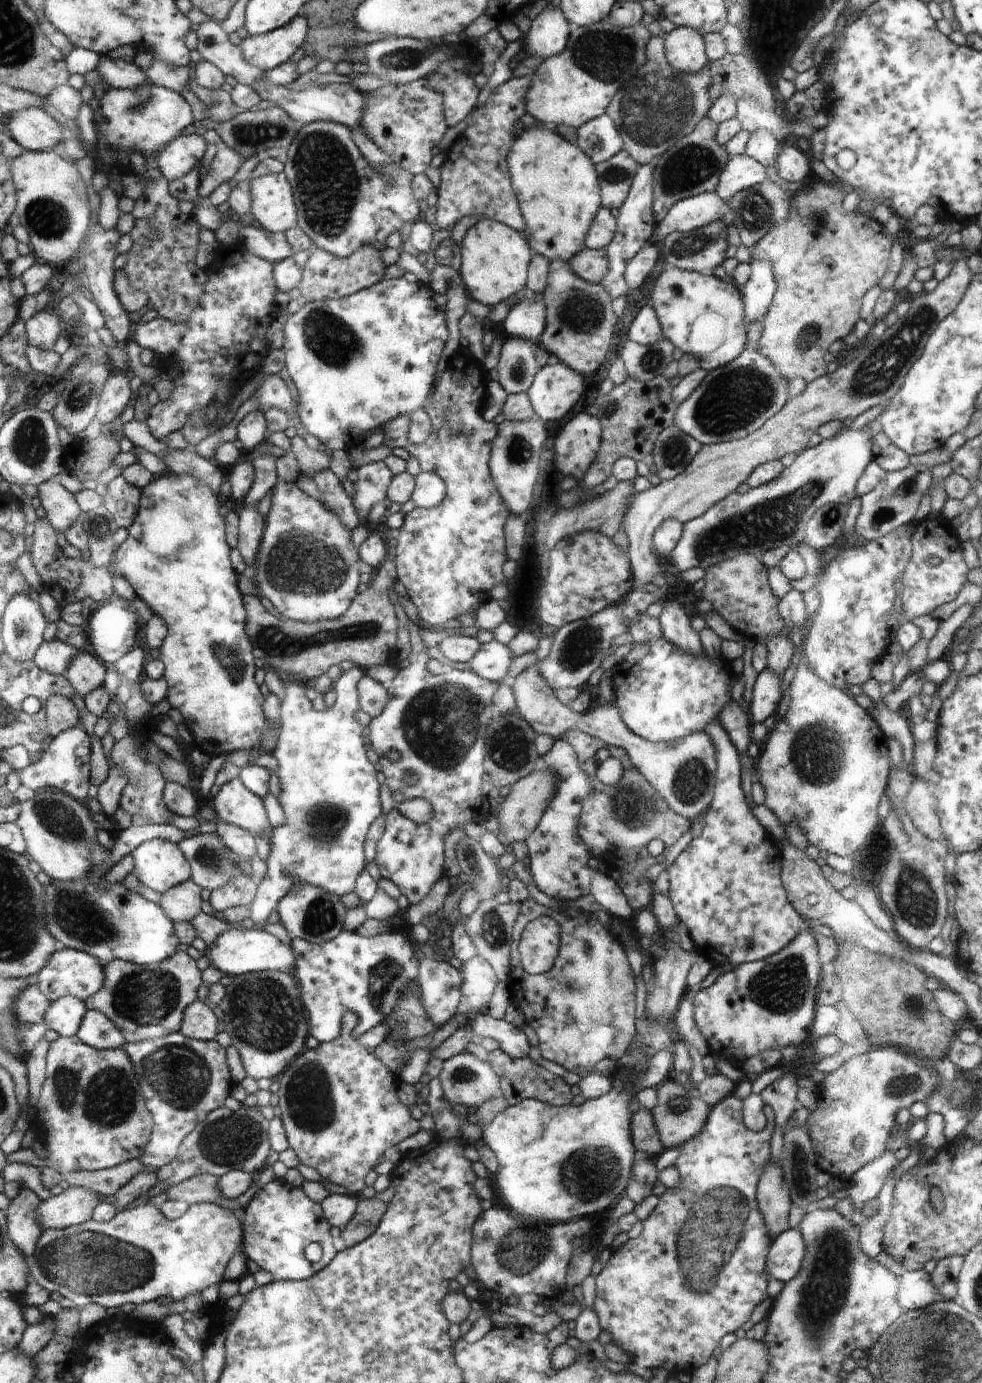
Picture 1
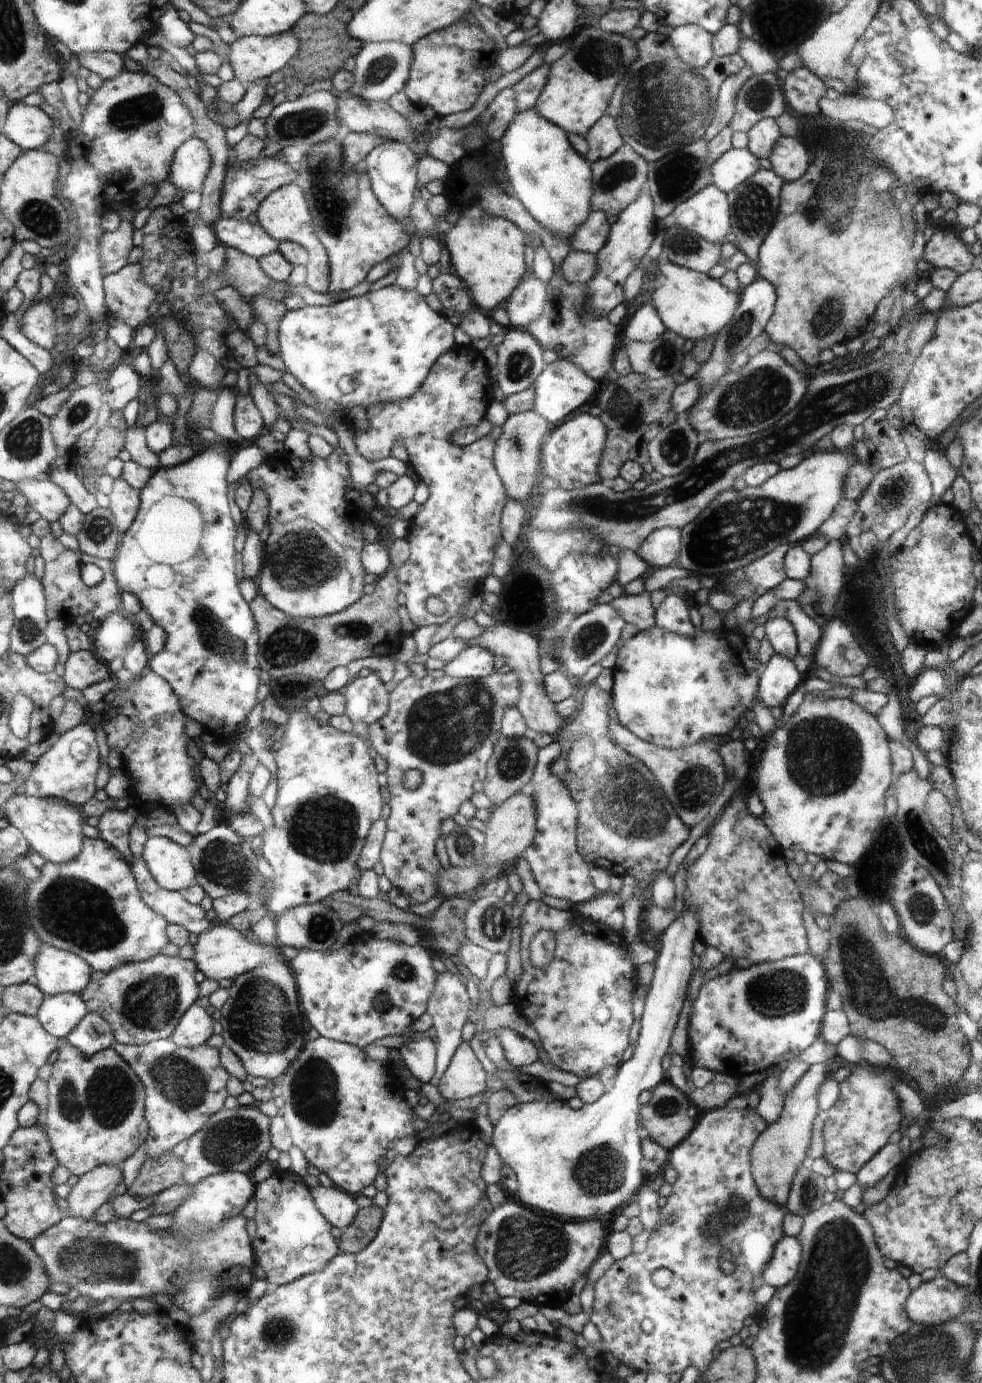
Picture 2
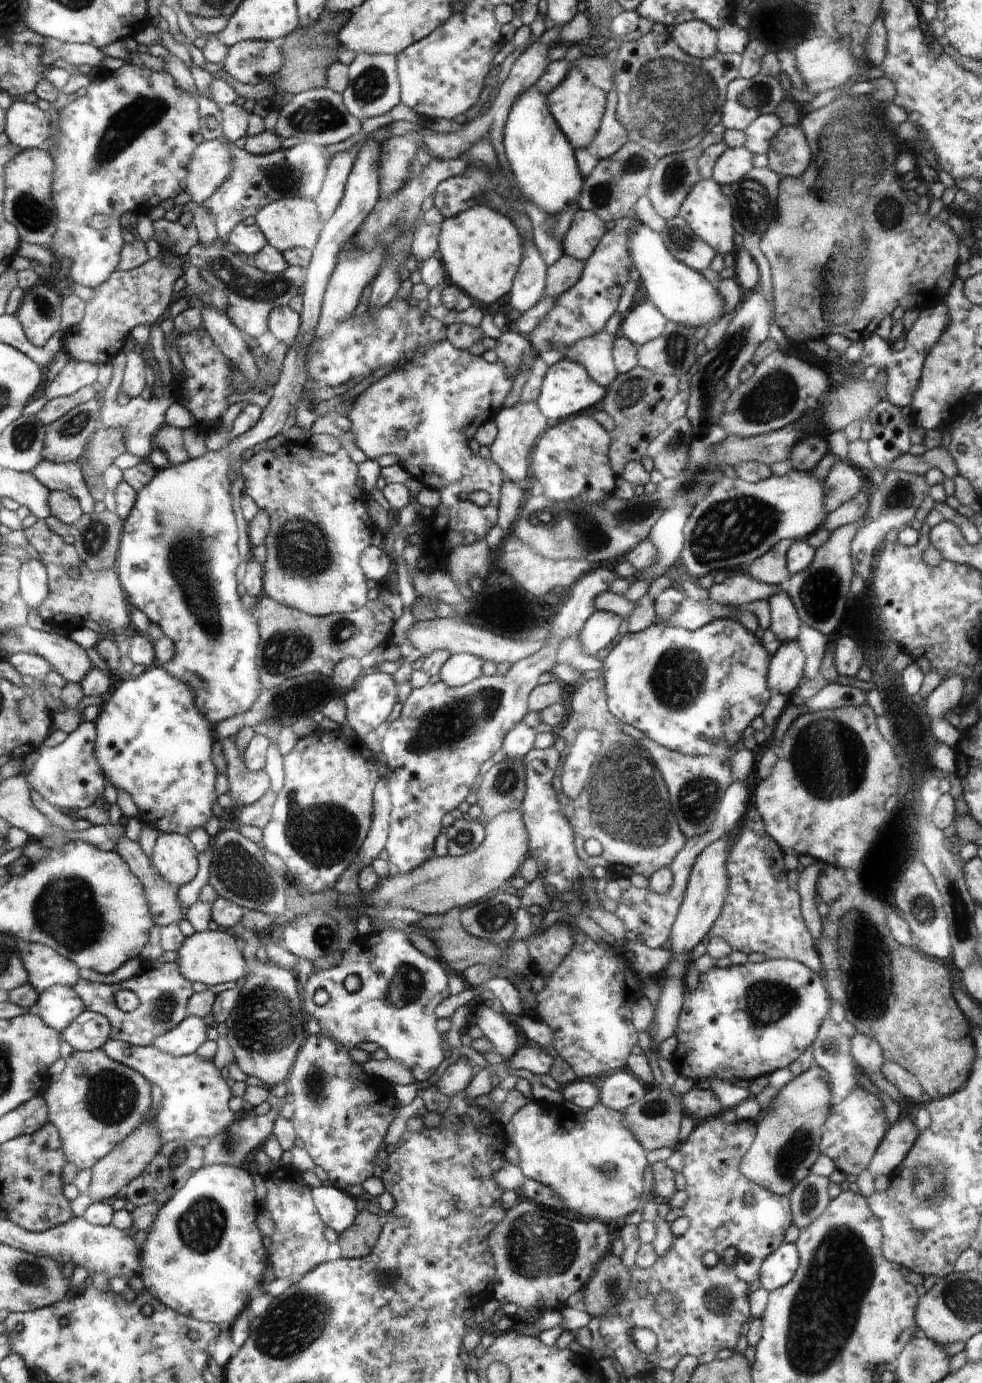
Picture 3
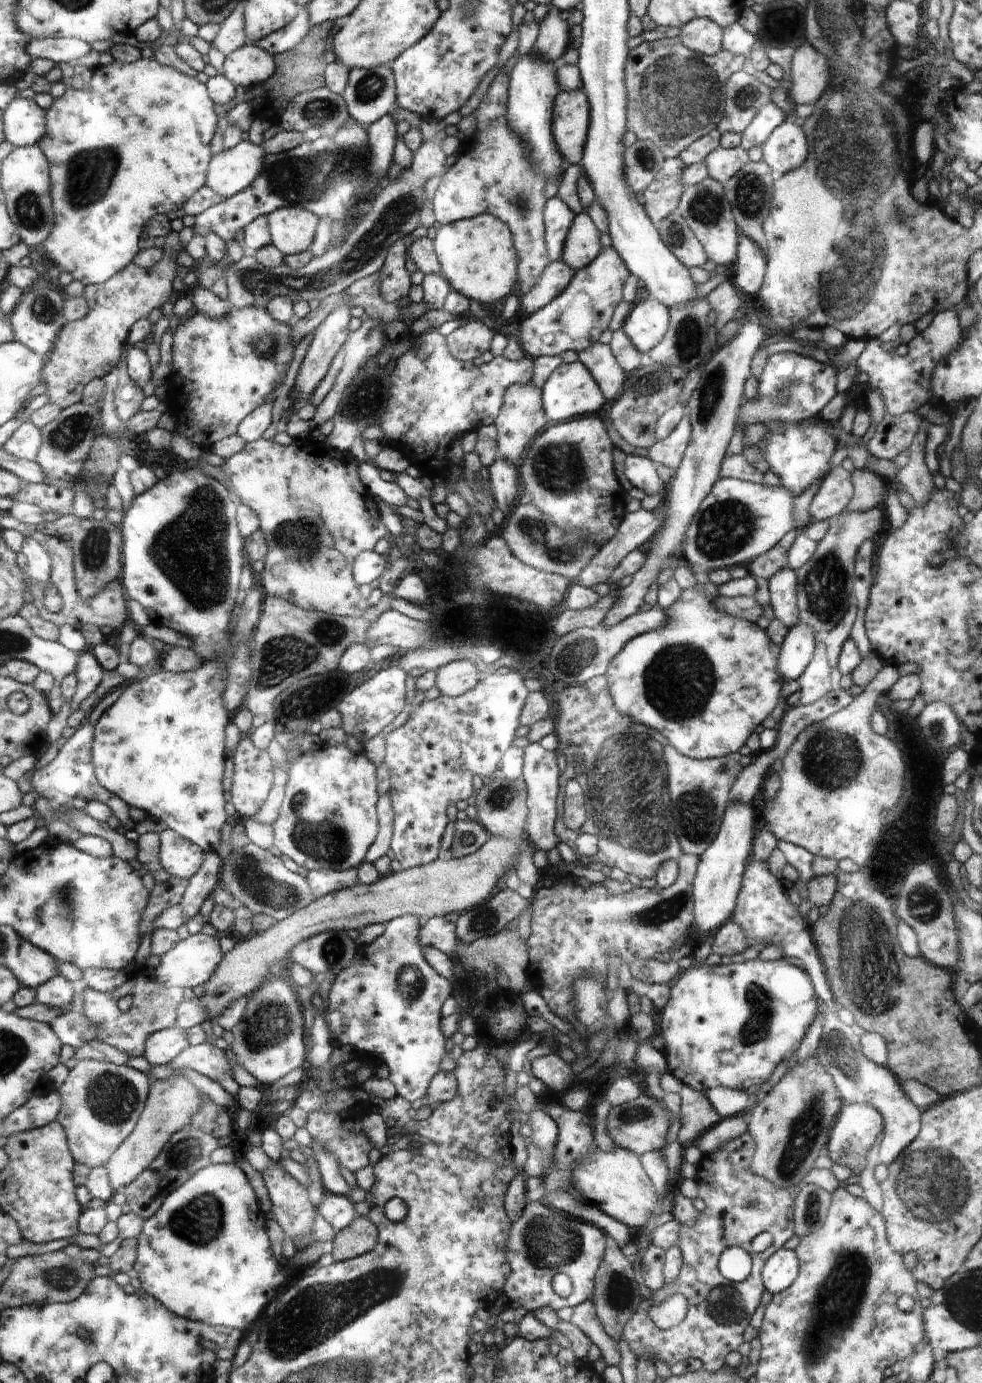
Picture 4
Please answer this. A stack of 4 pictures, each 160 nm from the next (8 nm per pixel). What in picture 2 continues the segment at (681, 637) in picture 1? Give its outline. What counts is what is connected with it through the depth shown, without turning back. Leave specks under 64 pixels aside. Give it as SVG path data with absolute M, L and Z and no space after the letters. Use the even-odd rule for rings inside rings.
M669 592L660 608L655 610L656 625L672 634L692 636L695 629L690 621L689 610L682 599Z

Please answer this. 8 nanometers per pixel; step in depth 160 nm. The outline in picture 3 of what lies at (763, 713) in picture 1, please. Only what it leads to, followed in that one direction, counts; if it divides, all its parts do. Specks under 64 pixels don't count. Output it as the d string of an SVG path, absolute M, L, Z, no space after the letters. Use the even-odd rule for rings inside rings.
M796 642L781 643L771 656L768 681L776 694L792 696L805 680L805 651Z

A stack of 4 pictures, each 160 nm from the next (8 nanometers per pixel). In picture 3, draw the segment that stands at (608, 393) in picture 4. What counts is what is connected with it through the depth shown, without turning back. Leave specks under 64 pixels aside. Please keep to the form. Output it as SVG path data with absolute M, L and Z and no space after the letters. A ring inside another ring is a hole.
M603 330L578 341L574 346L561 347L558 350L566 354L569 361L585 366L590 378L608 387L619 374L614 364L614 339L615 337Z

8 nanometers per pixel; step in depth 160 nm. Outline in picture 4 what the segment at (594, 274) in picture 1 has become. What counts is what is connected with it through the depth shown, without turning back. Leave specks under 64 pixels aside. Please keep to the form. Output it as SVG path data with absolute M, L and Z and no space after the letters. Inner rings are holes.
M561 260L548 266L536 288L526 294L520 294L522 308L532 314L554 300L567 286L574 271Z

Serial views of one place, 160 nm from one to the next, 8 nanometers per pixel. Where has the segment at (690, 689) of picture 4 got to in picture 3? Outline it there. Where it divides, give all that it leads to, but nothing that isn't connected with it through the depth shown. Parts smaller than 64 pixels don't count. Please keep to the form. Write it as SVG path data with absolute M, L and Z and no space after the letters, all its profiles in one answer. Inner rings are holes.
M730 618L712 621L697 628L695 631L668 625L657 628L650 625L643 631L626 633L625 635L619 636L611 647L602 654L601 658L603 666L599 671L601 672L601 677L605 679L606 702L610 700L608 710L612 712L612 716L616 716L618 720L622 720L622 722L626 722L626 724L632 724L634 728L638 728L640 732L644 732L648 738L683 755L720 754L728 756L731 754L731 749L734 744L740 740L742 732L750 726L750 722L752 722L754 718L758 718L758 716L764 712L768 700L772 698L768 681L769 666L772 664L769 651L765 649L764 644L760 644L760 640L754 636L754 632L749 631L740 622Z

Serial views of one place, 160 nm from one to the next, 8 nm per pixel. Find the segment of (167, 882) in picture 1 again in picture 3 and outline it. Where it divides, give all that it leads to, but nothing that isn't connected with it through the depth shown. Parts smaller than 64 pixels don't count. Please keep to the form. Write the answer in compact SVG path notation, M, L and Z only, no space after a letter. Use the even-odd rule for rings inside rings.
M164 833L157 840L152 856L157 870L175 888L190 882L196 876L197 847L186 835Z

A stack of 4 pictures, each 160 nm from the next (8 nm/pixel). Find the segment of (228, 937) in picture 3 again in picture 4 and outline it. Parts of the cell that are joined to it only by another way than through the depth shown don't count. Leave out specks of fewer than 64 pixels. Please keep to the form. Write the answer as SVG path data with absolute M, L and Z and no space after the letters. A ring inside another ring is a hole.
M201 933L190 935L185 940L178 941L178 944L175 944L162 958L162 962L158 968L156 968L156 974L158 980L161 980L162 983L166 983L166 986L169 987L182 987L194 988L198 984L204 985L210 977L213 976L214 972L220 968L220 964L224 958L224 954L220 949L219 939L216 937L211 937L209 935L203 935Z

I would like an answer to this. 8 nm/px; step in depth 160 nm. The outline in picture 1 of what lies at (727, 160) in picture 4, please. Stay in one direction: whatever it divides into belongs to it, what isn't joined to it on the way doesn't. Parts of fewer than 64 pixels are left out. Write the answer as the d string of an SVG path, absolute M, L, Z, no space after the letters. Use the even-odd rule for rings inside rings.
M744 152L741 155L731 155L730 166L726 166L726 174L722 174L722 186L718 186L715 191L727 202L737 192L764 181L770 181L766 167Z

